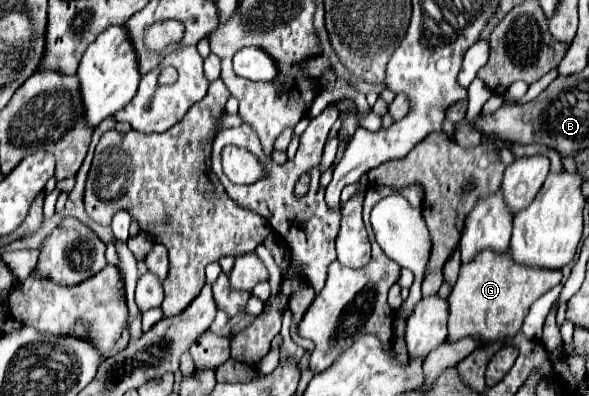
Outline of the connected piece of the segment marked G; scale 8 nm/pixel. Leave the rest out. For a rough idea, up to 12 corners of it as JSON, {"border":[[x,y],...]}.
{"border":[[479,252],[449,296],[449,342],[521,330],[561,270]]}

